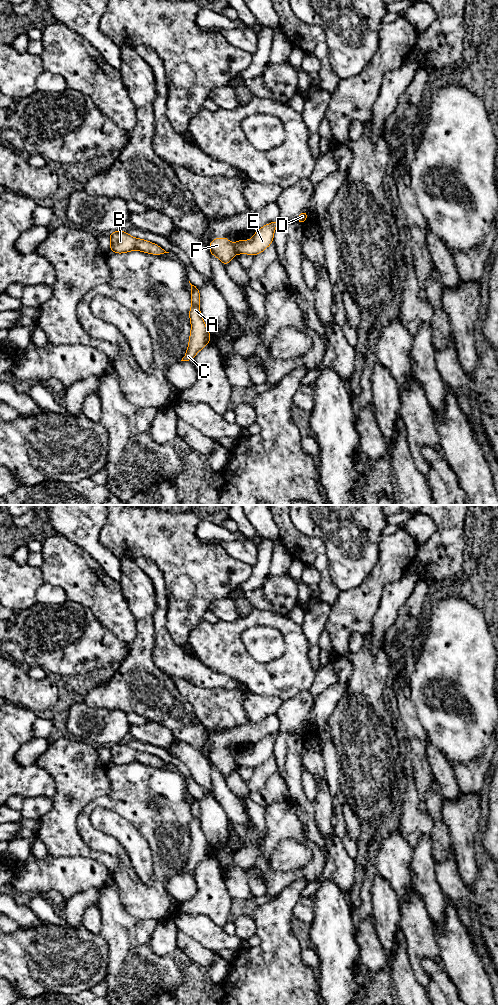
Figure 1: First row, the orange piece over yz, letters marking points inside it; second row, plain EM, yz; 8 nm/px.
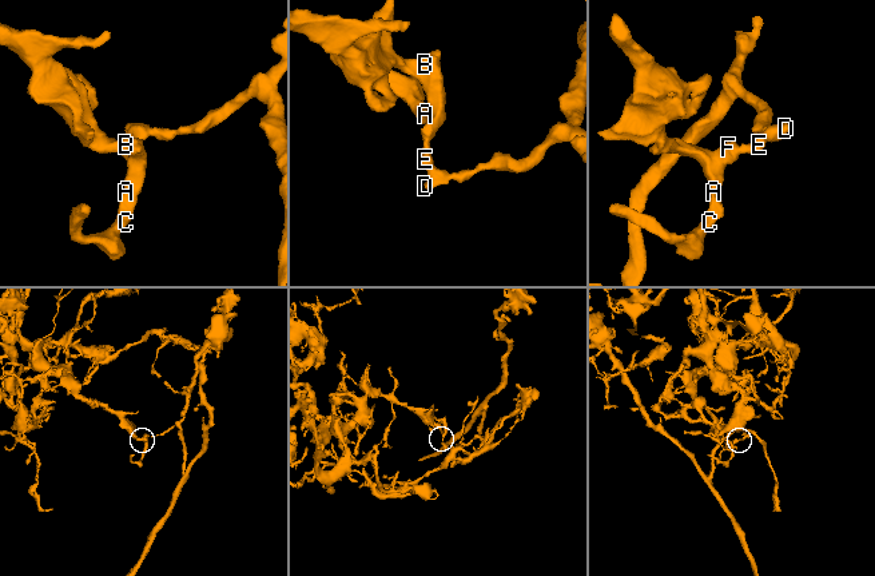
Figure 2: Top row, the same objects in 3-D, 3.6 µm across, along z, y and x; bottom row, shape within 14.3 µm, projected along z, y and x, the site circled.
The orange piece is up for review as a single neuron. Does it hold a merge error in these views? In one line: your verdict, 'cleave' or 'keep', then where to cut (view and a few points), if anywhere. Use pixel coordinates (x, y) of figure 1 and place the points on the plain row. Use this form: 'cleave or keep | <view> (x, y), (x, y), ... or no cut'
cleave | yz (234, 756), (236, 765)

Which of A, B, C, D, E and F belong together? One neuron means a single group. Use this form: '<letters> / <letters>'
A B C F / D E

